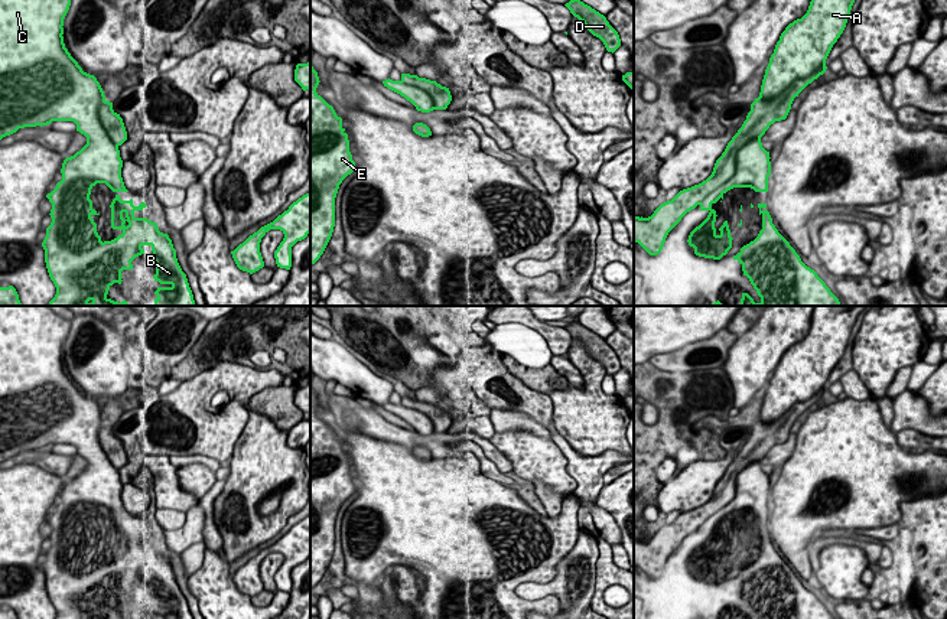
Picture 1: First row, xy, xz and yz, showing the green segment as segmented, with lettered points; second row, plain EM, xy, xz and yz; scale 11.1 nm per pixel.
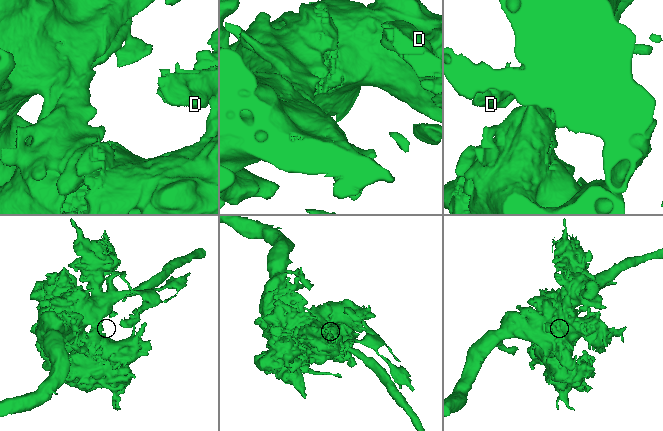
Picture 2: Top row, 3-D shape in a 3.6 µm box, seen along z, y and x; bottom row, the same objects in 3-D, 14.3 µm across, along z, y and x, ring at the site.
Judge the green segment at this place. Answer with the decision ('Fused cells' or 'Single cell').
Fused cells

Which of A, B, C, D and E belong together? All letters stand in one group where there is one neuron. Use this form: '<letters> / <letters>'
A B C E / D

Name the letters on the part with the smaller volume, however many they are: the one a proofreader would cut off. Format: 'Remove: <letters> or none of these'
Remove: D

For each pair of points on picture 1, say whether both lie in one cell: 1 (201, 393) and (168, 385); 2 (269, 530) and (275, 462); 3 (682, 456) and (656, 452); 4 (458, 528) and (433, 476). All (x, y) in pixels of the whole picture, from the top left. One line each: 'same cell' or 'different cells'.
1: same cell
2: same cell
3: different cells
4: same cell

